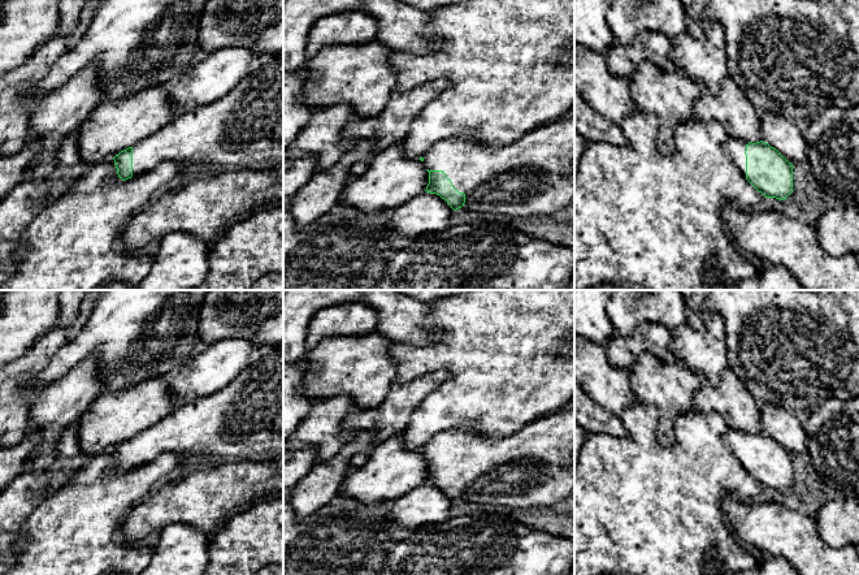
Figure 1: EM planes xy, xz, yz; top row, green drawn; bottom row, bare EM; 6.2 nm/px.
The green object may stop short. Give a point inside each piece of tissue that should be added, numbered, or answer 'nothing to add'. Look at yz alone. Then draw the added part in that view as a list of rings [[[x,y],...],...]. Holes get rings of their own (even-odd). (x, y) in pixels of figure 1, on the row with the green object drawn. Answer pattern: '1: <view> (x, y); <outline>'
1: yz (734, 148); [[[728,137],[723,142],[723,148],[725,150],[726,155],[732,159],[732,161],[737,165],[741,173],[746,177],[746,146],[749,142]]]

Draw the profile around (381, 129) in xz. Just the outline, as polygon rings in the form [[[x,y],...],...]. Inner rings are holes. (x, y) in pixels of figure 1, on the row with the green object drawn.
[[[439,78],[413,87],[409,92],[394,94],[381,113],[351,120],[343,135],[355,142],[374,139],[377,151],[400,143],[421,111],[448,86],[447,79]]]

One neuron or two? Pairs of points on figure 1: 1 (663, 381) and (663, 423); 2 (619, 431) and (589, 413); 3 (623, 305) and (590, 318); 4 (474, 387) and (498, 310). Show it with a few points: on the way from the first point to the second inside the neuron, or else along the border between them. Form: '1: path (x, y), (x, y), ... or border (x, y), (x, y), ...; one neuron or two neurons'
1: path (664, 392), (664, 413); one neuron
2: path (611, 424), (597, 420); one neuron
3: border (607, 303), (608, 320), (616, 332); two neurons
4: path (494, 367), (498, 363), (498, 329); one neuron

